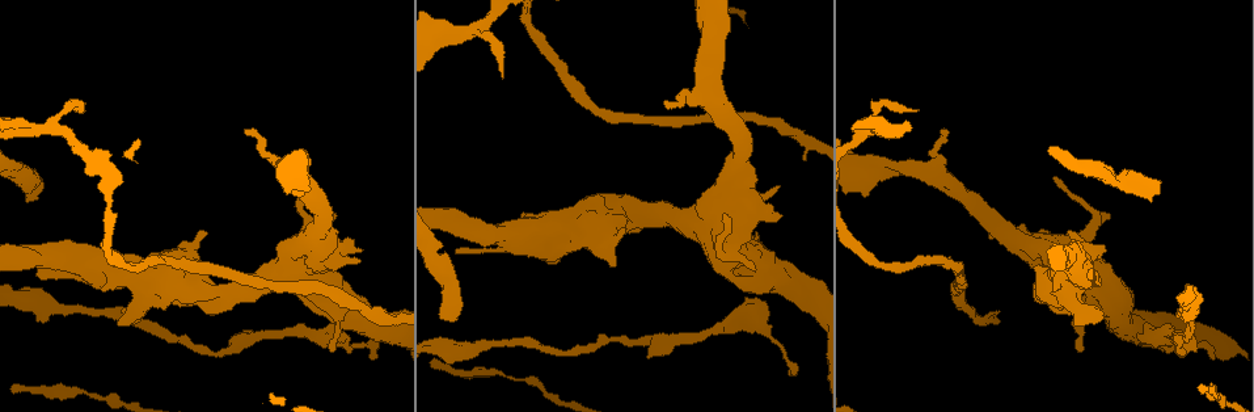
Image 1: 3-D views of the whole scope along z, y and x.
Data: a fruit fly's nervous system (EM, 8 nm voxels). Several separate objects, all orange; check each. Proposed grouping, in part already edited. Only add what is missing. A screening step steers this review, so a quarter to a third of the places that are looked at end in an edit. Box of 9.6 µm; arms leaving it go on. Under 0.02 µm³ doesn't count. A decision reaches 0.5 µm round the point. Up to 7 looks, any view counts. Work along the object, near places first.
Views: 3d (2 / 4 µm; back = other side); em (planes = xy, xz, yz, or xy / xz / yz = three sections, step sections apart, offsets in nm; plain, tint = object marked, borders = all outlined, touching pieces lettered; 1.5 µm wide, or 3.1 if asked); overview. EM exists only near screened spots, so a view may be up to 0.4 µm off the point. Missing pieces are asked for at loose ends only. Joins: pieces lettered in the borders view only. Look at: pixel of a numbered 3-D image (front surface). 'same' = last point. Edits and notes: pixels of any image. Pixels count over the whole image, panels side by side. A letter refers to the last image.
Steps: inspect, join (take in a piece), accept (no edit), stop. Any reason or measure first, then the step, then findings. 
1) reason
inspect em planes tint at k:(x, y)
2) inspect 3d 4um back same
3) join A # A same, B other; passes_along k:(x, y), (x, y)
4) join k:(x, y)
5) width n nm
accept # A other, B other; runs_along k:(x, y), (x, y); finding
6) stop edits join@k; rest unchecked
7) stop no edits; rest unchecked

stops while still wide
inspect em planes plain at 1:(612, 264)

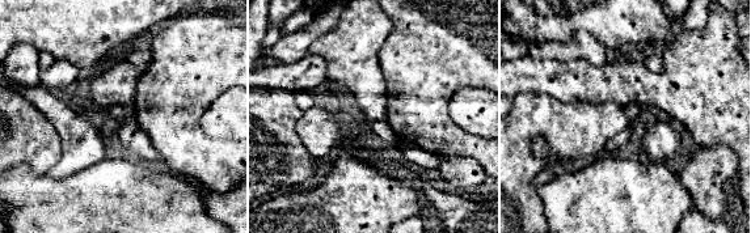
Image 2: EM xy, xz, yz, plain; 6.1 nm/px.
inspect em planes borders same

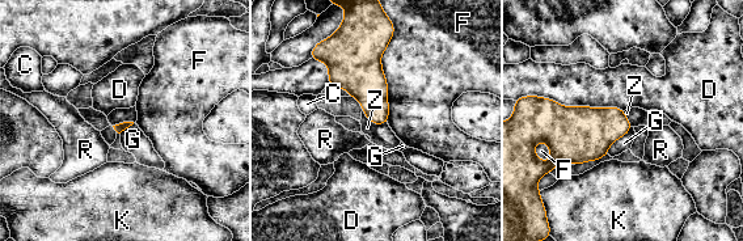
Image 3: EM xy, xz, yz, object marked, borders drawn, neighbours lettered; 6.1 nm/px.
accept # C other, D other, F other, G other, K other, R other, Z other; no lettered piece goes on from it

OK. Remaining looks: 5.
free end
inspect em yz step 8 borders at 1:(629, 194)

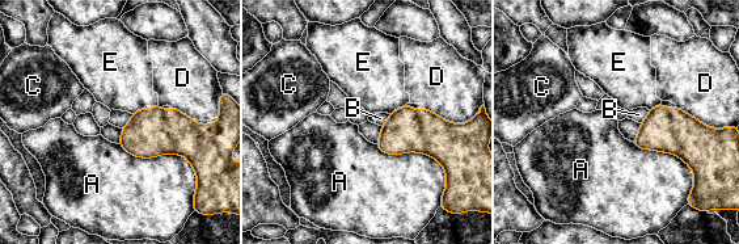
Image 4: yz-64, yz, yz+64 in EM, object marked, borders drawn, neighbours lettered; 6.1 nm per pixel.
accept # A other, B other, C other, D other, E other; border 4:(405, 104), (389, 114); no lettered piece goes on from it

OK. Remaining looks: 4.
thick end
inspect 3d 4um at 1:(287, 248)

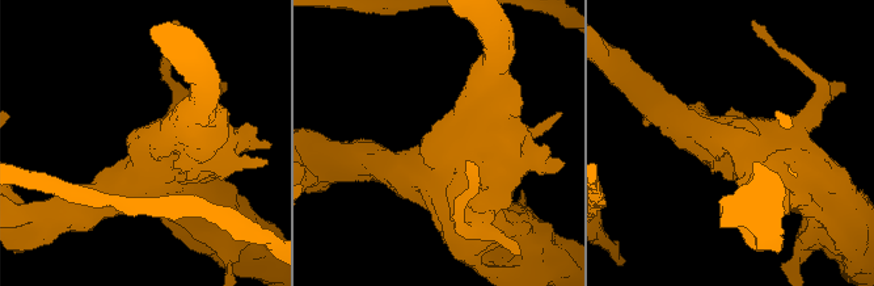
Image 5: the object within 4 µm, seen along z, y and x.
inspect em yz step 8 tint at 5:(139, 145)

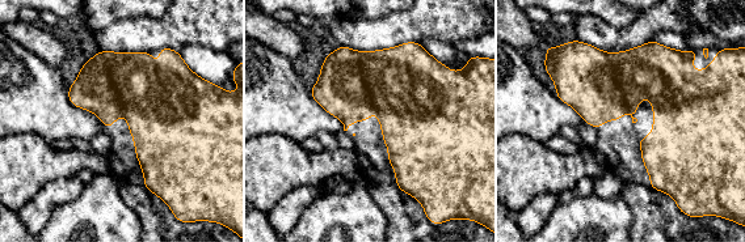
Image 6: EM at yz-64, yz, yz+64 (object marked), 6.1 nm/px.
what lies round it
inspect em yz step 8 borders same

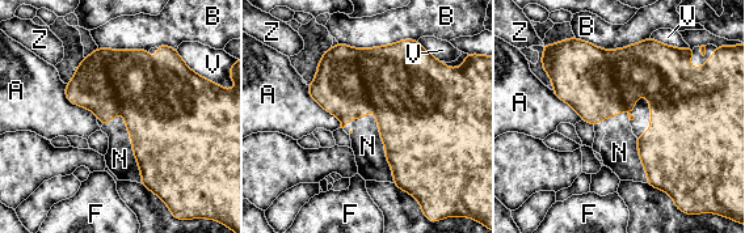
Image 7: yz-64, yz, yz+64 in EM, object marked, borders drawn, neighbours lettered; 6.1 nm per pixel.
join N # A other, B other, F other, N same, V other, Z other; passes_along 7:(172, 136), (133, 147), (120, 159); the neuron continues

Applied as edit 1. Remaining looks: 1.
stop edits join@7; rest unchecked

